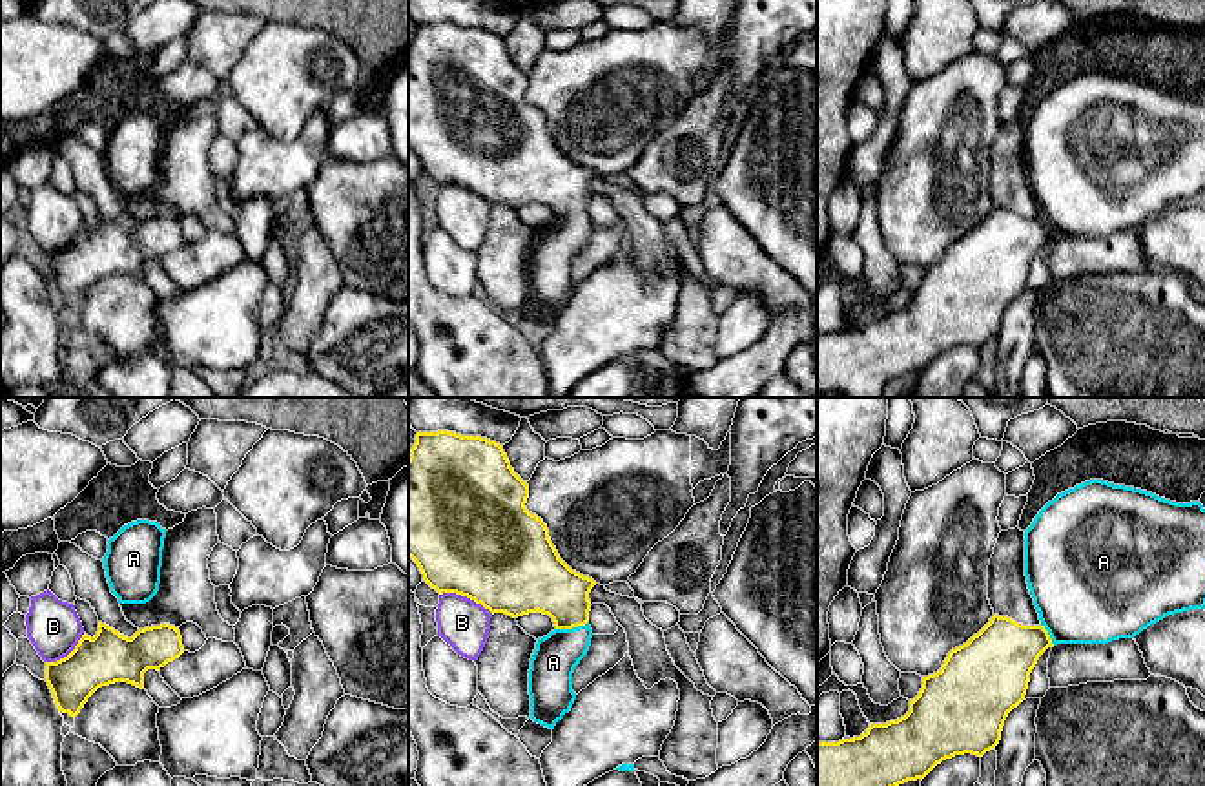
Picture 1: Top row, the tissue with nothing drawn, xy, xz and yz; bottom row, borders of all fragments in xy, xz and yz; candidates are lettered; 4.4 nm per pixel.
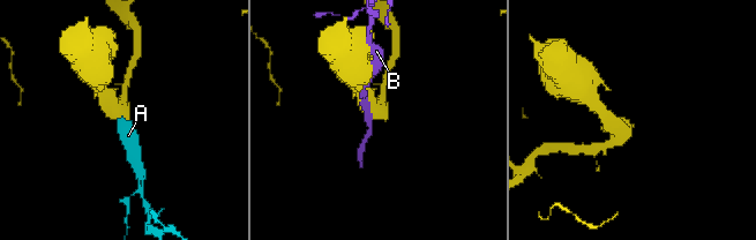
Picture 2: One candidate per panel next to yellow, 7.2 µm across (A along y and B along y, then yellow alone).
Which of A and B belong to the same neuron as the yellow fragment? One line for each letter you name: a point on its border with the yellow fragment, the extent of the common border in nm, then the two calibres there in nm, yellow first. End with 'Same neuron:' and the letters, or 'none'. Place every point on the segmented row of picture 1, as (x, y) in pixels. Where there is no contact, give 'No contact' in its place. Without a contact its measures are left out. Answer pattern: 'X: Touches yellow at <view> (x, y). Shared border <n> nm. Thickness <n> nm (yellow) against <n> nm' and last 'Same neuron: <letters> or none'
A: Touches yellow at xz (571, 628). Shared border 150 nm. Thickness 280 nm (yellow) against 200 nm
Same neuron: A

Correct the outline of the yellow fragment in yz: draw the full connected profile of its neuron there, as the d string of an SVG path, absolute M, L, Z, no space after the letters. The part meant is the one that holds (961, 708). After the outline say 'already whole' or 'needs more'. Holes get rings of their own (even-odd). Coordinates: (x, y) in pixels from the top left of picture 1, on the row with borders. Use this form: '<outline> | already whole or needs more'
M1090 480L1057 494L1025 531L1025 576L1039 626L994 615L942 667L922 677L910 711L839 742L817 740L817 786L899 786L924 779L955 755L983 757L1001 740L1008 713L1026 695L1039 657L1057 644L1134 638L1169 615L1205 609L1205 509Z | needs more

